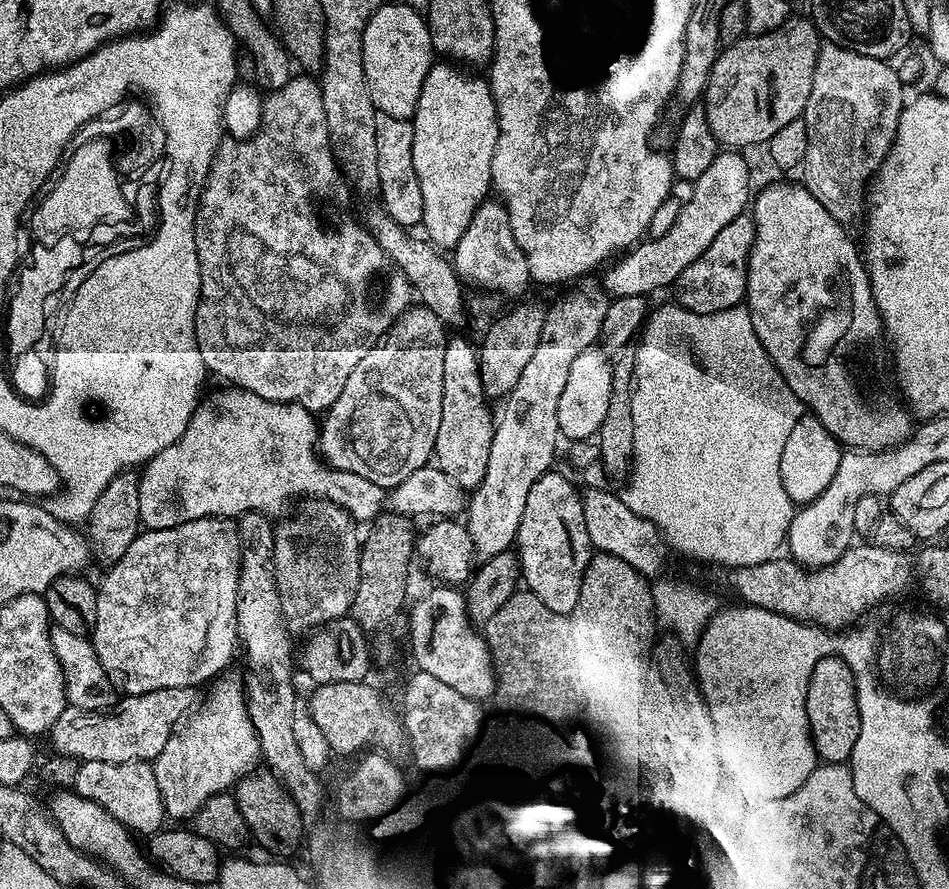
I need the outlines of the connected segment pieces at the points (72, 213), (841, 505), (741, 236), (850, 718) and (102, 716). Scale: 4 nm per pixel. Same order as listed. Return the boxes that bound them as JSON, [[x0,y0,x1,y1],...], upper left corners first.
[[34,144,128,234],[786,446,926,568],[674,215,756,314],[806,656,860,764],[50,688,198,762]]

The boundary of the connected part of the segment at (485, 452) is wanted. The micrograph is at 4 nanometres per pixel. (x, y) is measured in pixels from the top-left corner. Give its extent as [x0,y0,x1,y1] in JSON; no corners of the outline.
[434,334,494,490]

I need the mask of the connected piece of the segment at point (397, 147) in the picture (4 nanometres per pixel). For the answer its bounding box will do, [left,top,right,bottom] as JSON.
[374,113,424,230]

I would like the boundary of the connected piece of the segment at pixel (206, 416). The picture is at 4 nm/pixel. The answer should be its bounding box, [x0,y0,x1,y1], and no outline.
[138,386,385,530]

